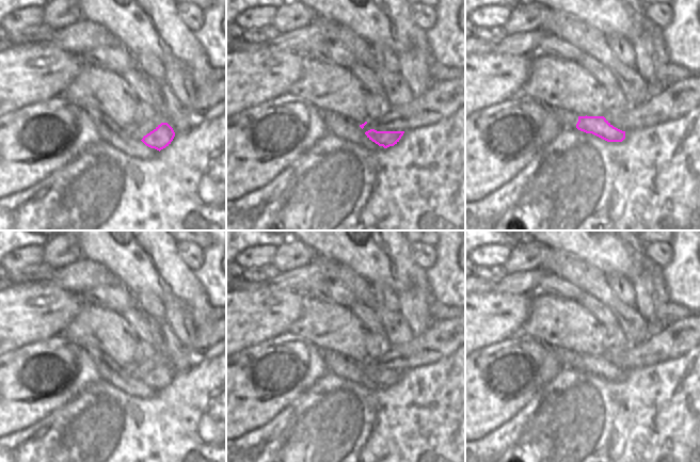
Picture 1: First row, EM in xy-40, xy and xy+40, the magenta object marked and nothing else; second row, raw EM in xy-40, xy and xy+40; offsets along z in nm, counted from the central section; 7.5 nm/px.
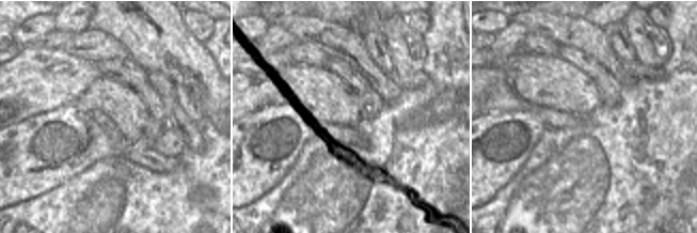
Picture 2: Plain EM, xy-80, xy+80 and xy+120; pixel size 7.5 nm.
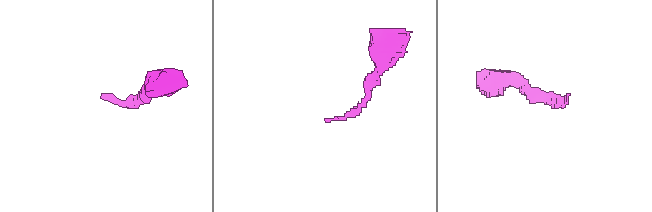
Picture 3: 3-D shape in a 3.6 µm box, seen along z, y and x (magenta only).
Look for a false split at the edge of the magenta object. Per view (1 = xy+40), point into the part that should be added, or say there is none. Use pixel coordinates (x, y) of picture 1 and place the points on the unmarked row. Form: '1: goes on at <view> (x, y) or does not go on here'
1: goes on at xy+40 (560, 353)

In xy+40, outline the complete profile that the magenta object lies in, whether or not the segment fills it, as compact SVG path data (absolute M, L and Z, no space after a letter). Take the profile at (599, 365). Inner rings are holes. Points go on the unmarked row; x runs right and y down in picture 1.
M553 347L553 352L561 363L564 357L577 355L576 367L578 369L592 372L607 381L622 381L625 378L625 370L614 366L604 355L587 355L562 347Z

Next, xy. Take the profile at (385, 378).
M370 368L365 371L369 379L384 387L397 383L403 372L404 370L377 370L375 368Z

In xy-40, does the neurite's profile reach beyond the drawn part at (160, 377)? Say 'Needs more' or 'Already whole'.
Already whole.

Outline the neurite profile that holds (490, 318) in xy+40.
M465 293L465 357L518 335L530 309L528 293Z

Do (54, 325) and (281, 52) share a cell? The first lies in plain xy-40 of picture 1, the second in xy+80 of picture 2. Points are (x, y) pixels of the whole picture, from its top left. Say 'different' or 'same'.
different

